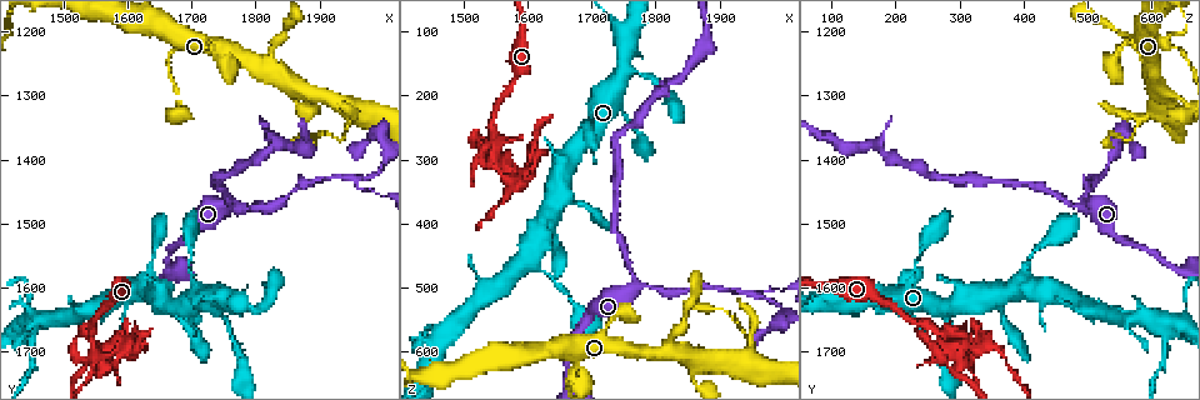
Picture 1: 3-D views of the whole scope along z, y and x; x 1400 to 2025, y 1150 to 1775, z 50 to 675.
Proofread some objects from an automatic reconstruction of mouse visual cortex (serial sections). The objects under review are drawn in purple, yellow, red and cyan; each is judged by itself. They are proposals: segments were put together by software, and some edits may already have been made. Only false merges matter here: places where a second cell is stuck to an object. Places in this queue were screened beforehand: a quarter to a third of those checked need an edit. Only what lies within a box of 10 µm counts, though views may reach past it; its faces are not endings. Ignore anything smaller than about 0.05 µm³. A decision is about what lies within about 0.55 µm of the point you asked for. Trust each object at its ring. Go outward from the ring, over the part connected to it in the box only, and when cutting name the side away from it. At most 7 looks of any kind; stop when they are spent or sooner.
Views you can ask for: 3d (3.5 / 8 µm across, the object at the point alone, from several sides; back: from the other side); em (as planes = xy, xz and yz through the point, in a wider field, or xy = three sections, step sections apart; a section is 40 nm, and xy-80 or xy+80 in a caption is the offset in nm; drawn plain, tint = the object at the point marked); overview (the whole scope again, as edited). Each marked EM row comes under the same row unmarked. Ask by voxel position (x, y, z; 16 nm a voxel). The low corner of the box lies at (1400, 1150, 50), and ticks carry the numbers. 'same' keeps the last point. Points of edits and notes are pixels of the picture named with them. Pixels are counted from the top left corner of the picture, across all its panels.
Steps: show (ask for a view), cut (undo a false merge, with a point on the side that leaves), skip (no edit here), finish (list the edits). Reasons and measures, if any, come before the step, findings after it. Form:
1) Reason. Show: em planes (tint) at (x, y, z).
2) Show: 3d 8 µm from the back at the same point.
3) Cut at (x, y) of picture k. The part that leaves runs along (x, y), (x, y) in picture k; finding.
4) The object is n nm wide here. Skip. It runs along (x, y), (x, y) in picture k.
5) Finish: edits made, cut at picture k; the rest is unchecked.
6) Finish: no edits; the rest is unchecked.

Branch point. Show: 3d 3.5 µm at (1955, 1430, 515).

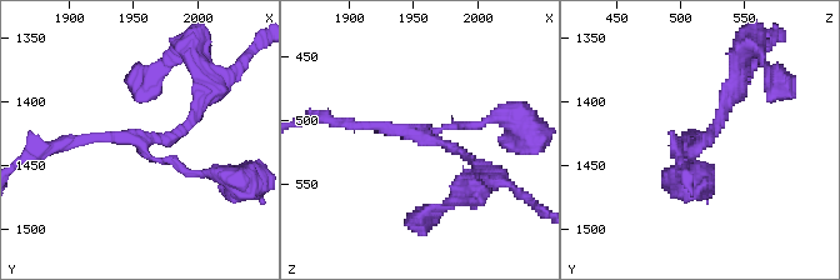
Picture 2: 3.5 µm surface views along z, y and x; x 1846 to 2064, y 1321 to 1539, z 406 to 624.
3 arms meet here; the arms are 100, 150, 150 nm wide; need the tissue. Show: em xy step 3 (tint) at (1954, 1430, 512).

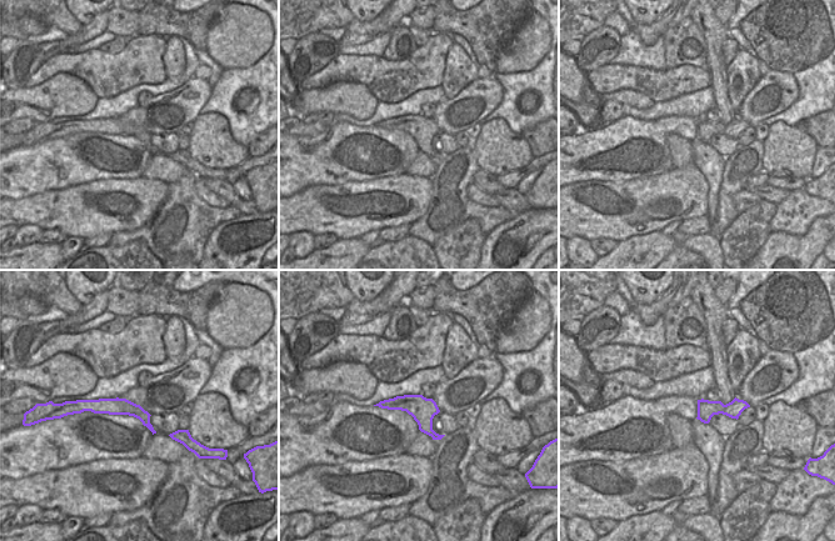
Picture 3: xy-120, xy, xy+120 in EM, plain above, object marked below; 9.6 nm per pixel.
Show: em planes (tint) at the same point.

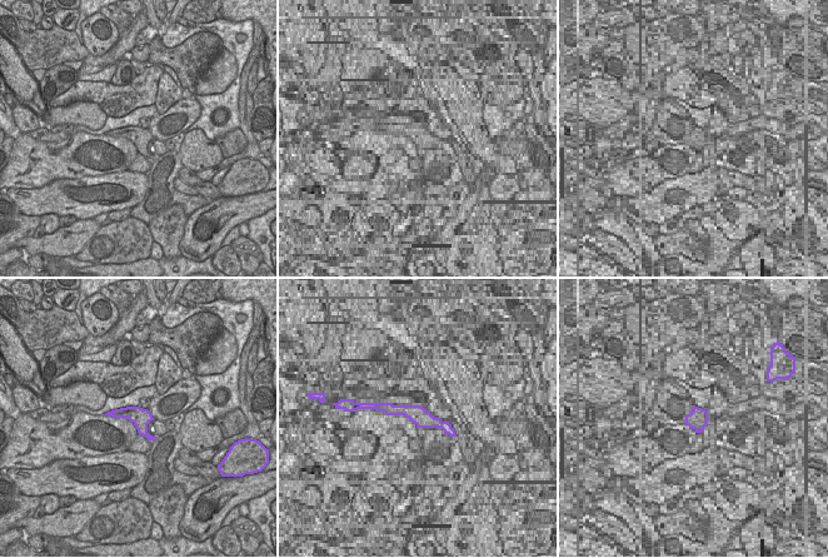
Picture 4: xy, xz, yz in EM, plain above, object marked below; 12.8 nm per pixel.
The object is 240 nm wide here. Skip. It runs along (341, 121), (414, 131), (479, 166) in picture 2; one cell here.

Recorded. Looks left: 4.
Narrows sharply. Show: 3d 8 µm from the back at (1850, 1195, 540).

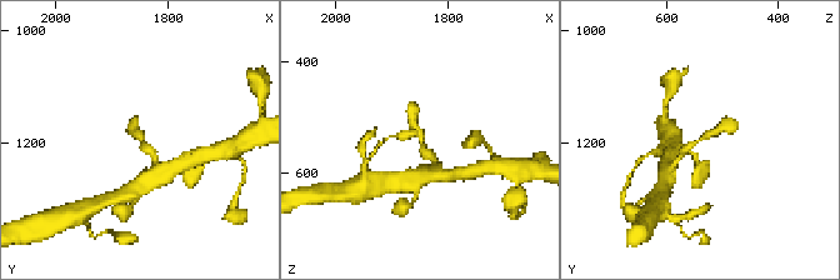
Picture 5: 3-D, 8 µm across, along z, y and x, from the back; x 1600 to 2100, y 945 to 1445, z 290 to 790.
The arms are 150, 200 nm wide; now the EM. Show: em xy step 1 (tint) at the same point.

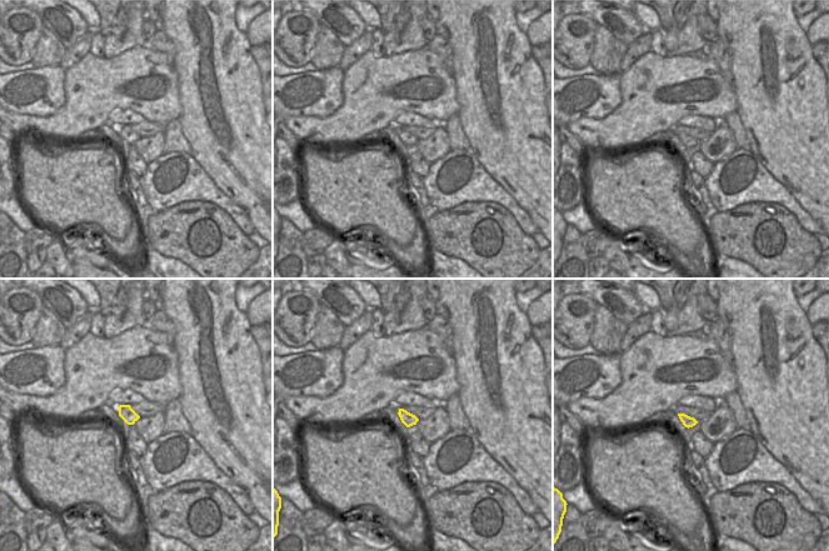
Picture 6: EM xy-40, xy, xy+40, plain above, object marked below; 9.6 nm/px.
Skip. It runs along (674, 163), (688, 145), (725, 126) in picture 5; all the same cell.

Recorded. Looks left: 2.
Three arms meet. Show: 3d 3.5 µm from the back at (1945, 1325, 605).

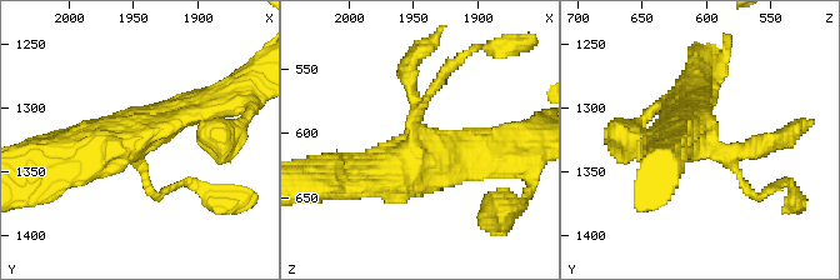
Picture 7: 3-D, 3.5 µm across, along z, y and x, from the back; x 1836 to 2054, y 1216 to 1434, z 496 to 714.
3 arms meet here; the arms are 150, 350, 500 nm wide. Show: em planes (tint) at (1946, 1324, 602).

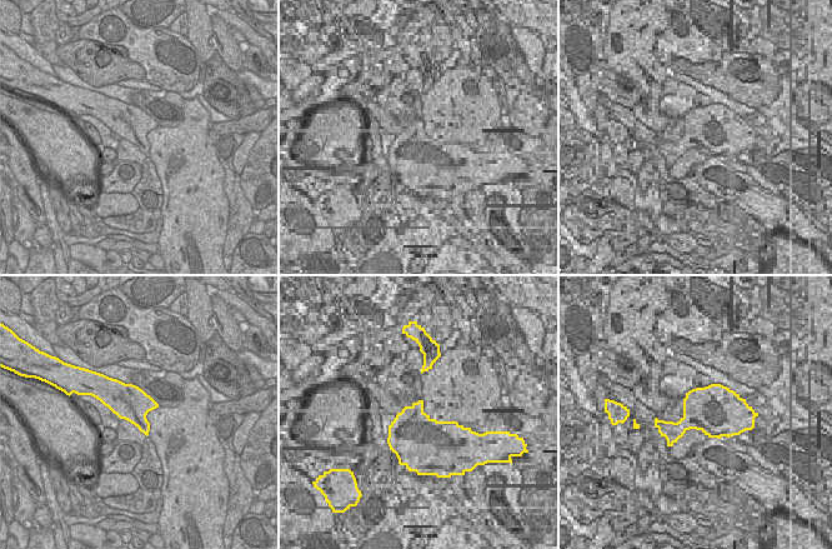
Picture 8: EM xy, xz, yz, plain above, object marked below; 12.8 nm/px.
Skip. It runs along (225, 90), (129, 140), (79, 151) in picture 7; one cell here.

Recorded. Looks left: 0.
Finish: no edits; the rest is unchecked.

